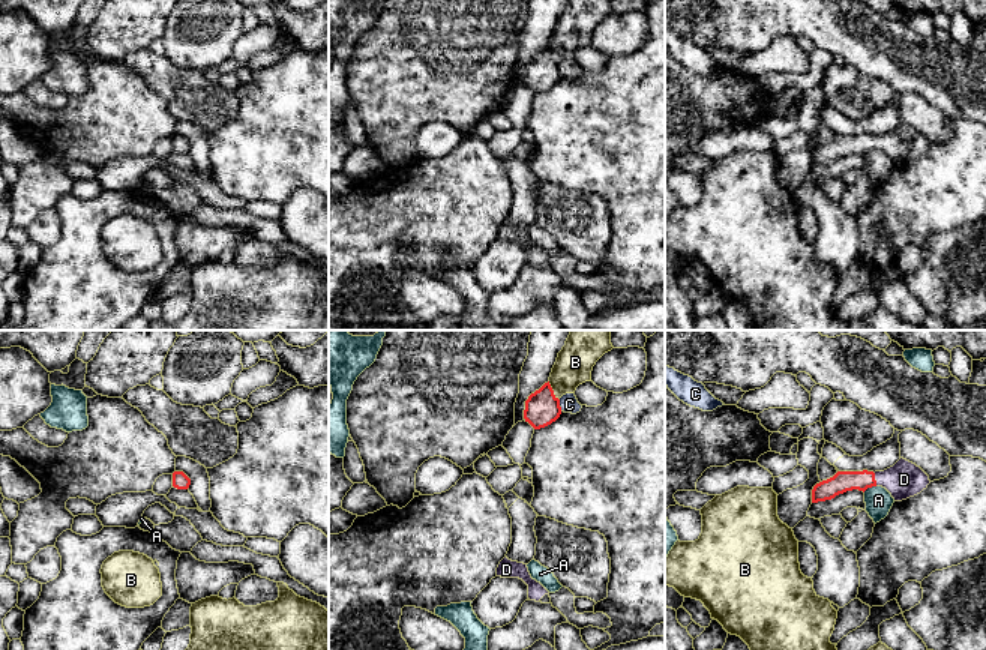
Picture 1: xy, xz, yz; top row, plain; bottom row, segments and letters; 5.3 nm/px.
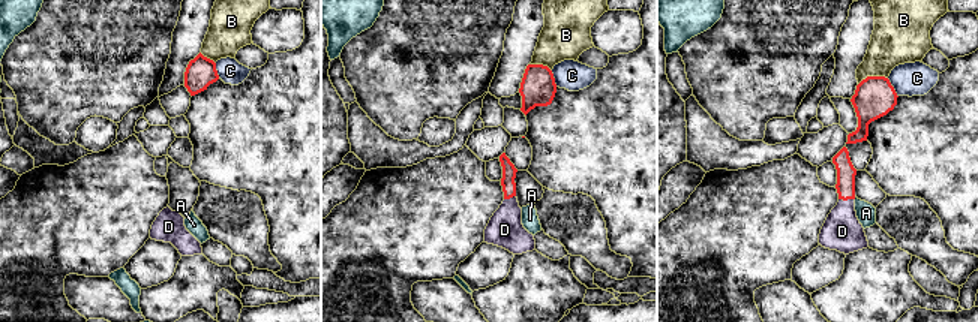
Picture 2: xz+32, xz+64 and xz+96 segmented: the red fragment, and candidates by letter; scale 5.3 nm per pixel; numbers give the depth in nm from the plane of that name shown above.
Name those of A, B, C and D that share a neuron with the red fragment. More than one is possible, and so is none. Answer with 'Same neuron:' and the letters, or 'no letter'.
Same neuron: D

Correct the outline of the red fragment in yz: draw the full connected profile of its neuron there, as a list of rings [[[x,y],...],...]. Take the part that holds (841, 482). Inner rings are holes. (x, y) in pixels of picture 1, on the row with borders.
[[[900,458],[884,471],[837,471],[833,477],[813,486],[812,503],[831,500],[852,489],[864,492],[872,486],[882,486],[894,501],[902,501],[920,494],[929,483],[929,476],[920,467]]]

